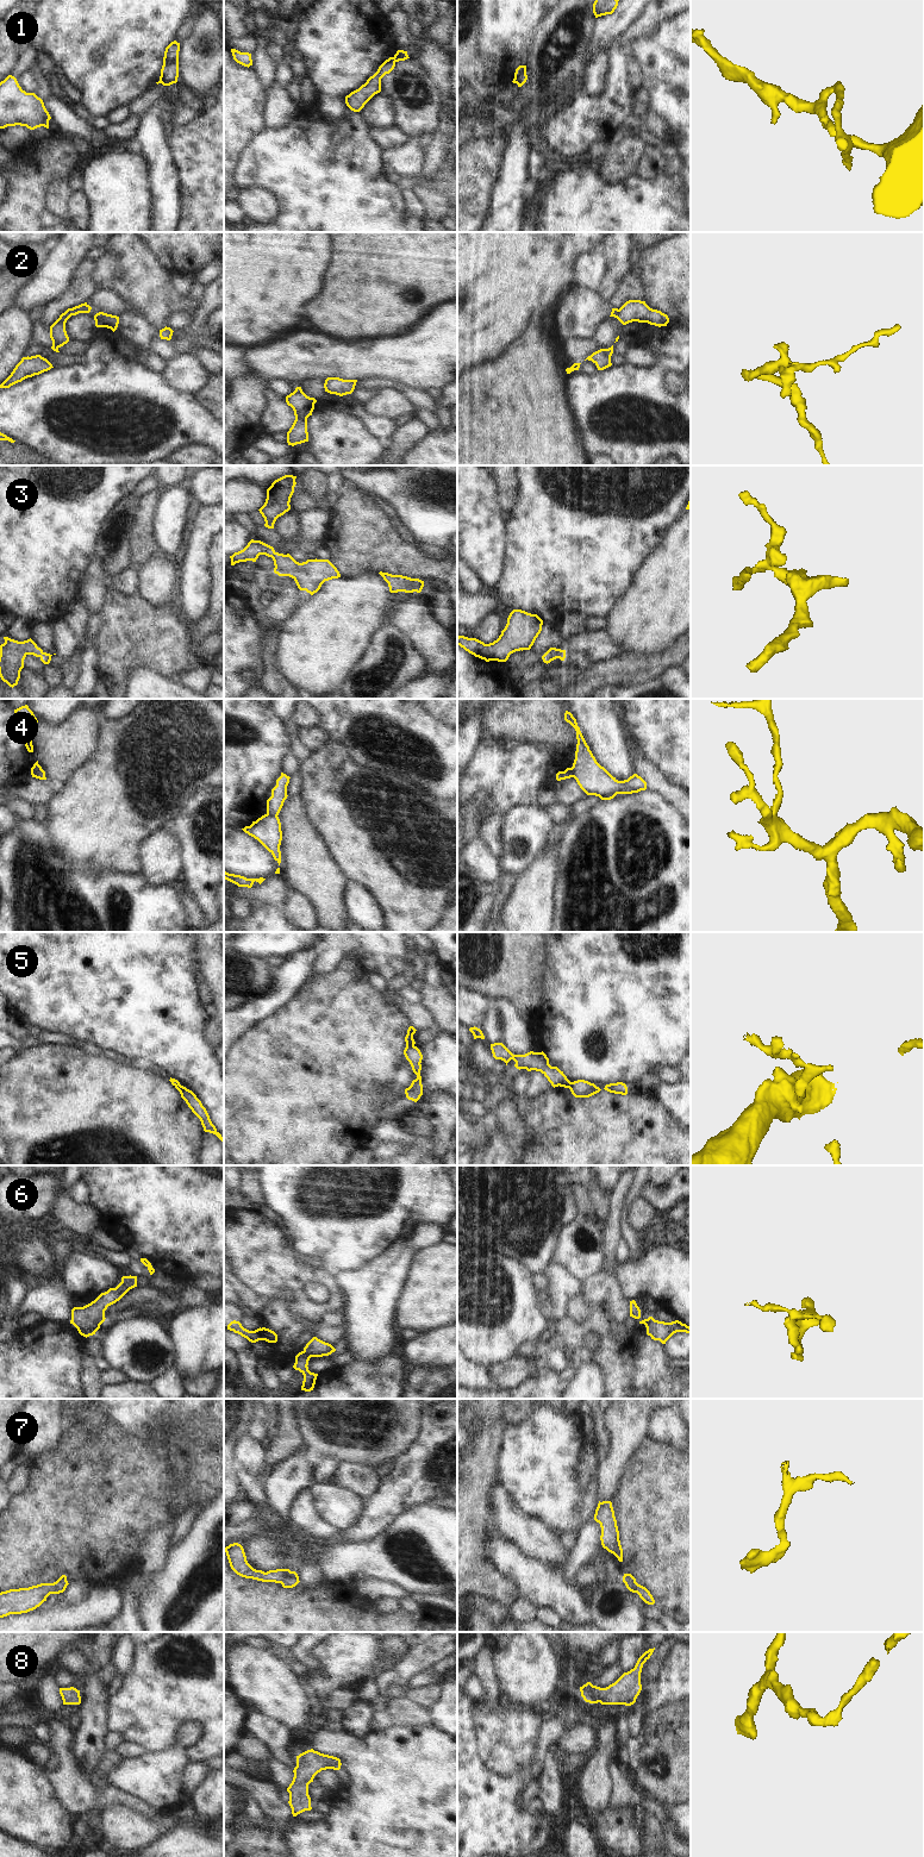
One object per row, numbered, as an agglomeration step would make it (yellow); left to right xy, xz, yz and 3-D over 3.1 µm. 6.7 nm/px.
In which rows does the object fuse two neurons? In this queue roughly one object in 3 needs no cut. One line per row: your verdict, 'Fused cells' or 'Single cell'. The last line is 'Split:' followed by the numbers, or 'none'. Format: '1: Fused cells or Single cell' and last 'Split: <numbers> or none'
1: Fused cells
2: Fused cells
3: Single cell
4: Fused cells
5: Fused cells
6: Fused cells
7: Fused cells
8: Single cell
Split: 1, 2, 4, 5, 6, 7.

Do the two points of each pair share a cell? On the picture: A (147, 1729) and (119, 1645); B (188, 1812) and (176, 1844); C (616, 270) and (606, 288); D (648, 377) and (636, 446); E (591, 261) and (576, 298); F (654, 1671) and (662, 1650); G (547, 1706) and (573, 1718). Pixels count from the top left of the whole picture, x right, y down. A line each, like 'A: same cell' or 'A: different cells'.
A: different cells
B: different cells
C: same cell
D: same cell
E: different cells
F: same cell
G: different cells

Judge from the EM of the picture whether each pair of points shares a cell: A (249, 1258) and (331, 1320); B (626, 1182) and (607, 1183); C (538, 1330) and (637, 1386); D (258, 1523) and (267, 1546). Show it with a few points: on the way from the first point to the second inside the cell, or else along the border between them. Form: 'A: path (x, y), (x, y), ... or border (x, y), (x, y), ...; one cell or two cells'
A: border (339, 1310), (325, 1312), (322, 1315), (320, 1323); two cells
B: border (620, 1177), (612, 1188); two cells
C: border (550, 1330), (536, 1343); two cells
D: border (268, 1532), (253, 1536), (239, 1543); two cells

